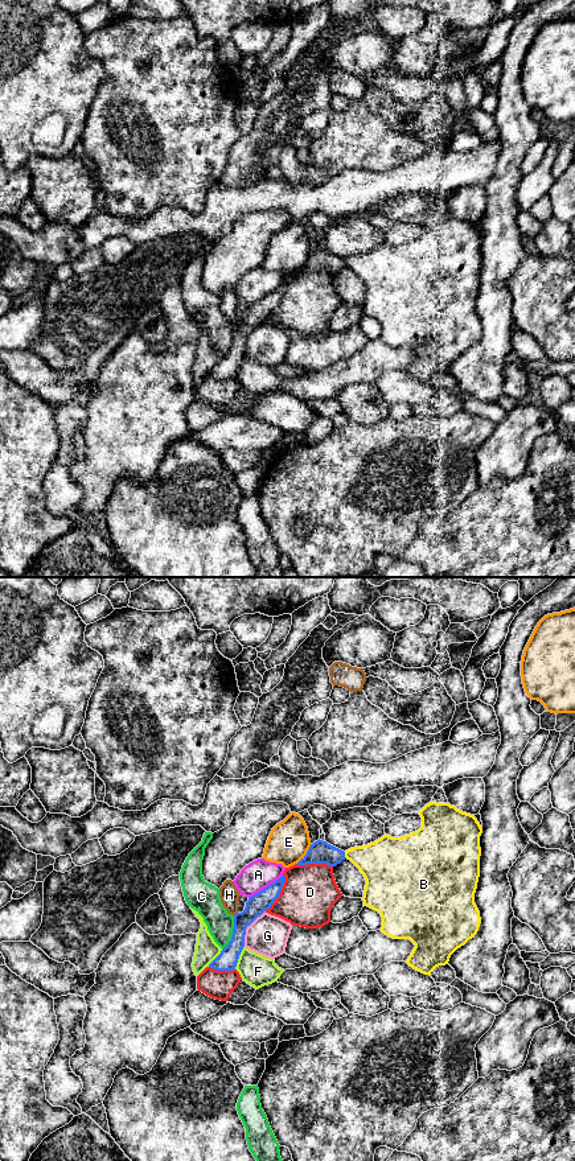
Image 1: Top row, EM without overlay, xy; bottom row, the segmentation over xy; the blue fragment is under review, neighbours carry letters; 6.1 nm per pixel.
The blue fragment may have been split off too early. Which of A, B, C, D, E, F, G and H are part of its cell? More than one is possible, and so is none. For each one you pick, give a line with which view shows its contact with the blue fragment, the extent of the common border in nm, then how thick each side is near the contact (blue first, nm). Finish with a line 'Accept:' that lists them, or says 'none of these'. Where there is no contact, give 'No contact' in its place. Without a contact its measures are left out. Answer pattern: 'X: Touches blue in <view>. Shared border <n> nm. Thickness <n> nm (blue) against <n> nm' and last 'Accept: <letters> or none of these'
Accept: none of these

